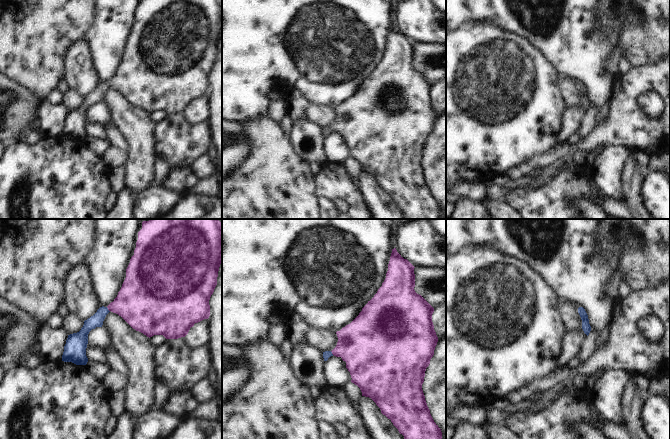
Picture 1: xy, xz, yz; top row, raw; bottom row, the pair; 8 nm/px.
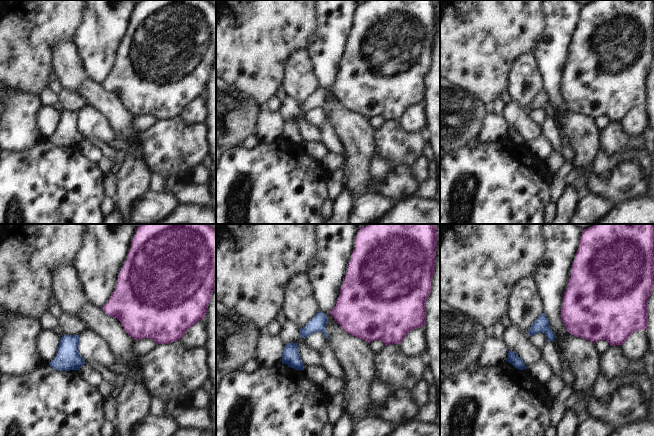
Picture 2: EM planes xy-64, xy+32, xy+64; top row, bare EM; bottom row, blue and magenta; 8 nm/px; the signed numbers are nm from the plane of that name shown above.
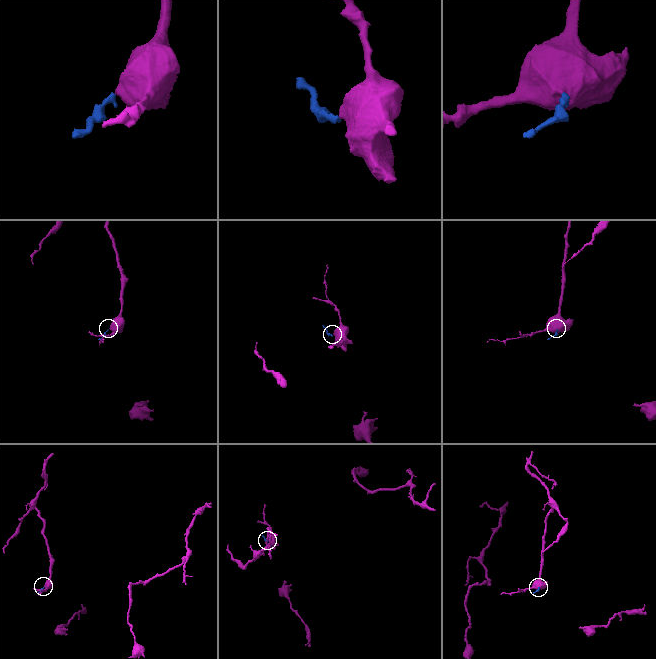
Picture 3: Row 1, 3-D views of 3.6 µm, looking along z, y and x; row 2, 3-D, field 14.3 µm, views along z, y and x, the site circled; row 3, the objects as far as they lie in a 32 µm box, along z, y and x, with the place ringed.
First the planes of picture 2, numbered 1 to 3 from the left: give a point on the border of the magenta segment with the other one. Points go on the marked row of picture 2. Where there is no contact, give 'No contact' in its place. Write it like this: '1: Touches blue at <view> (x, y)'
1: No contact
2: No contact
3: No contact

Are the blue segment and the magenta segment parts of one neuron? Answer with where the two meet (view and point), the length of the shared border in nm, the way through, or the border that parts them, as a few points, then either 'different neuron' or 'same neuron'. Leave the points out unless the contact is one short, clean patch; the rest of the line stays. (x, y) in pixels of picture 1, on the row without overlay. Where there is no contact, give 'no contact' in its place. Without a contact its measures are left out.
xy (107, 85) | 50 nm | across xy (96, 96), (107, 85), (137, 78) | same neuron

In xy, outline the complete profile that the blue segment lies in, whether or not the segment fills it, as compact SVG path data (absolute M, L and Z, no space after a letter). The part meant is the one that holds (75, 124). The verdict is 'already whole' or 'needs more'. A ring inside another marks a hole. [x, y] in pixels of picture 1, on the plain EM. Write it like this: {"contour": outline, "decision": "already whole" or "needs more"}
{"contour": "M142 0L142 5L138 8L138 16L136 18L136 24L134 31L130 35L130 39L126 45L126 54L122 60L117 73L107 83L100 83L97 88L84 97L84 101L77 109L68 111L66 120L64 122L64 128L62 131L62 137L72 138L76 141L86 141L88 134L86 132L86 124L88 120L88 110L92 105L96 103L102 103L103 97L106 91L111 87L121 92L133 105L152 113L154 111L163 111L166 115L178 115L185 113L190 104L204 95L208 95L210 92L209 76L217 61L218 47L221 40L222 32L222 0Z", "decision": "needs more"}

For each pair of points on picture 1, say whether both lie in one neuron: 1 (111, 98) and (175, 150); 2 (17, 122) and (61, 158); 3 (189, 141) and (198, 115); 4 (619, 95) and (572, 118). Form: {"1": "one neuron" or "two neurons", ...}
{"1": "two neurons", "2": "two neurons", "3": "two neurons", "4": "two neurons"}

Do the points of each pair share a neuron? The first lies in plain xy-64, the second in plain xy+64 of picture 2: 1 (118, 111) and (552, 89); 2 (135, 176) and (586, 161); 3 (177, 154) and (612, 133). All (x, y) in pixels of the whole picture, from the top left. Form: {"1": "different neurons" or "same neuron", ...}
{"1": "different neurons", "2": "same neuron", "3": "same neuron"}

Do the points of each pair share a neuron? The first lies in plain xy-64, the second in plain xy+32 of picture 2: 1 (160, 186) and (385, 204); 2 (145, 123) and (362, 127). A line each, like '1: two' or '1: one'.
1: two
2: two

